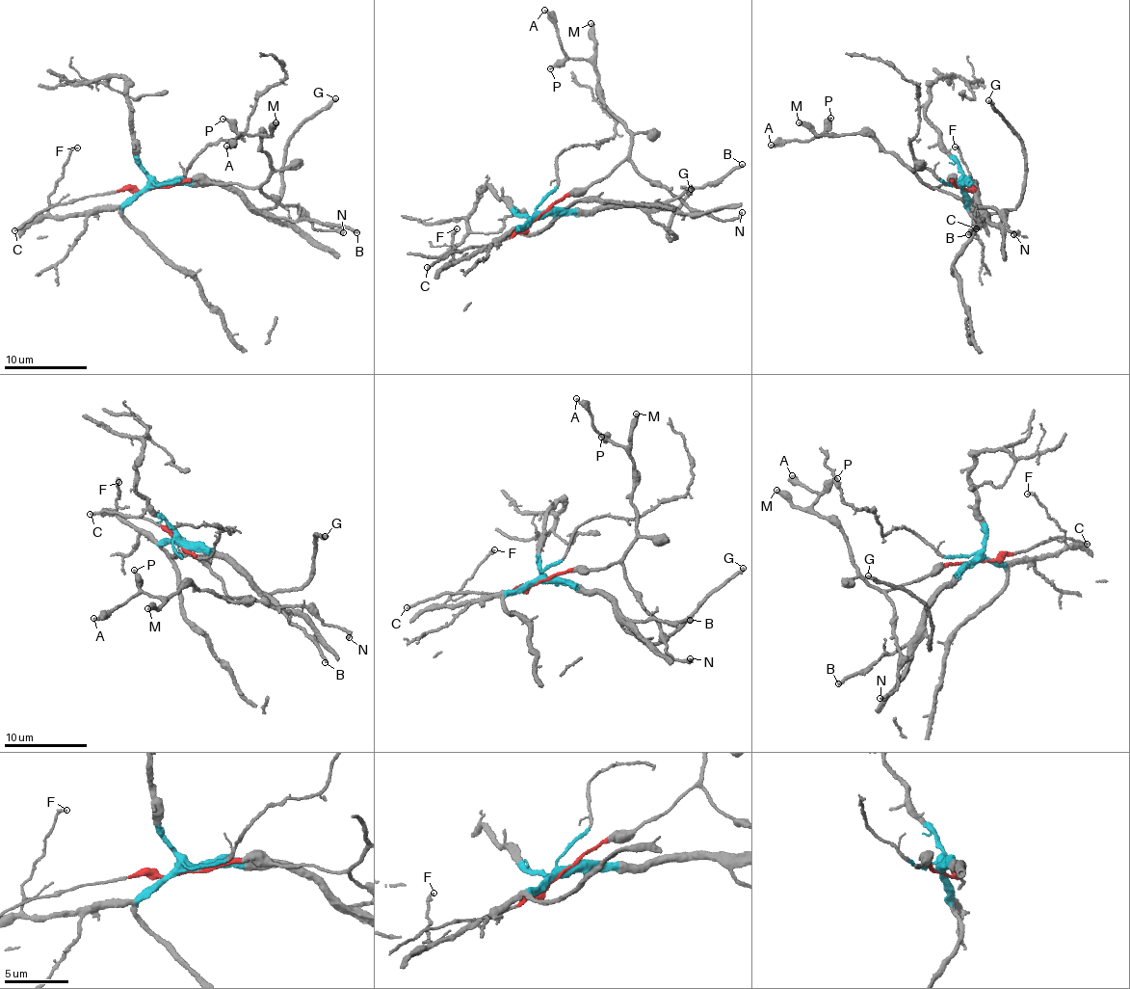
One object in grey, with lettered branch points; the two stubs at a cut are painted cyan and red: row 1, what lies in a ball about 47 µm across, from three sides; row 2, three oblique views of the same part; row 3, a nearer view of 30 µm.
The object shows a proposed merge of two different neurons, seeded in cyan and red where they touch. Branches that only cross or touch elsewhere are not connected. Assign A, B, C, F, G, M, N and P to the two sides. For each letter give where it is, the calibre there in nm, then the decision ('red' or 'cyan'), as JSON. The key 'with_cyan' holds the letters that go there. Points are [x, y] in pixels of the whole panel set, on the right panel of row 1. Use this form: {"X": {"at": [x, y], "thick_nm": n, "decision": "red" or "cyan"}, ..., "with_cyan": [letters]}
{"A": {"at": [771, 145], "thick_nm": 200, "decision": "red"}, "B": {"at": [968, 234], "thick_nm": 240, "decision": "cyan"}, "C": {"at": [976, 228], "thick_nm": 240, "decision": "red"}, "F": {"at": [955, 147], "thick_nm": 220, "decision": "cyan"}, "G": {"at": [988, 100], "thick_nm": 280, "decision": "cyan"}, "M": {"at": [799, 122], "thick_nm": 400, "decision": "red"}, "N": {"at": [1013, 234], "thick_nm": 360, "decision": "red"}, "P": {"at": [830, 118], "thick_nm": 220, "decision": "red"}, "with_cyan": ["B", "F", "G"]}

